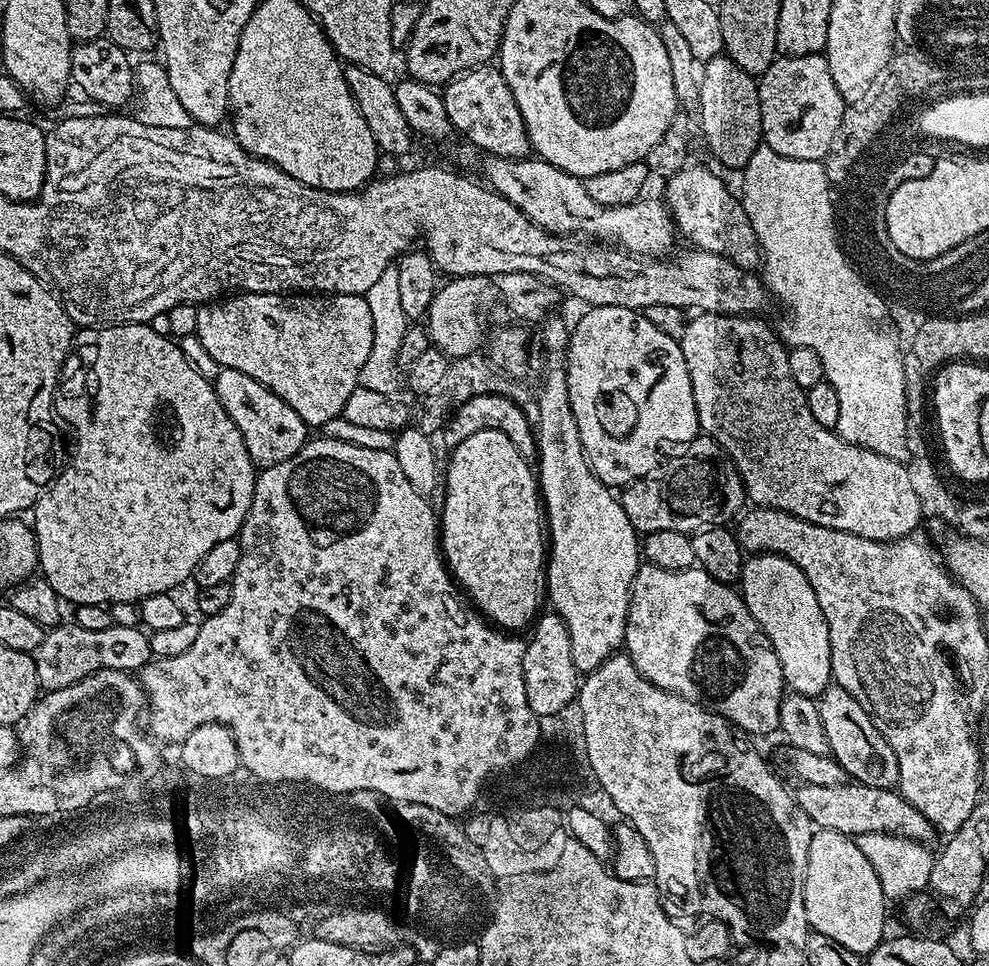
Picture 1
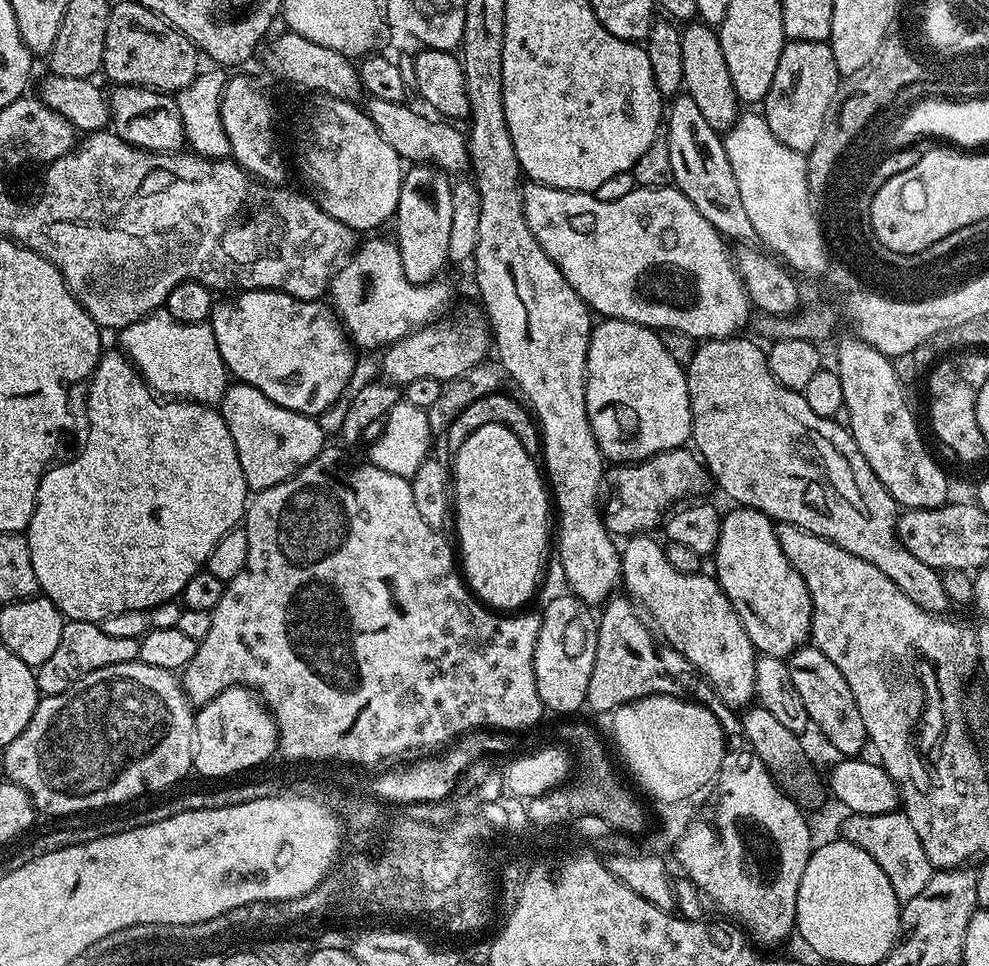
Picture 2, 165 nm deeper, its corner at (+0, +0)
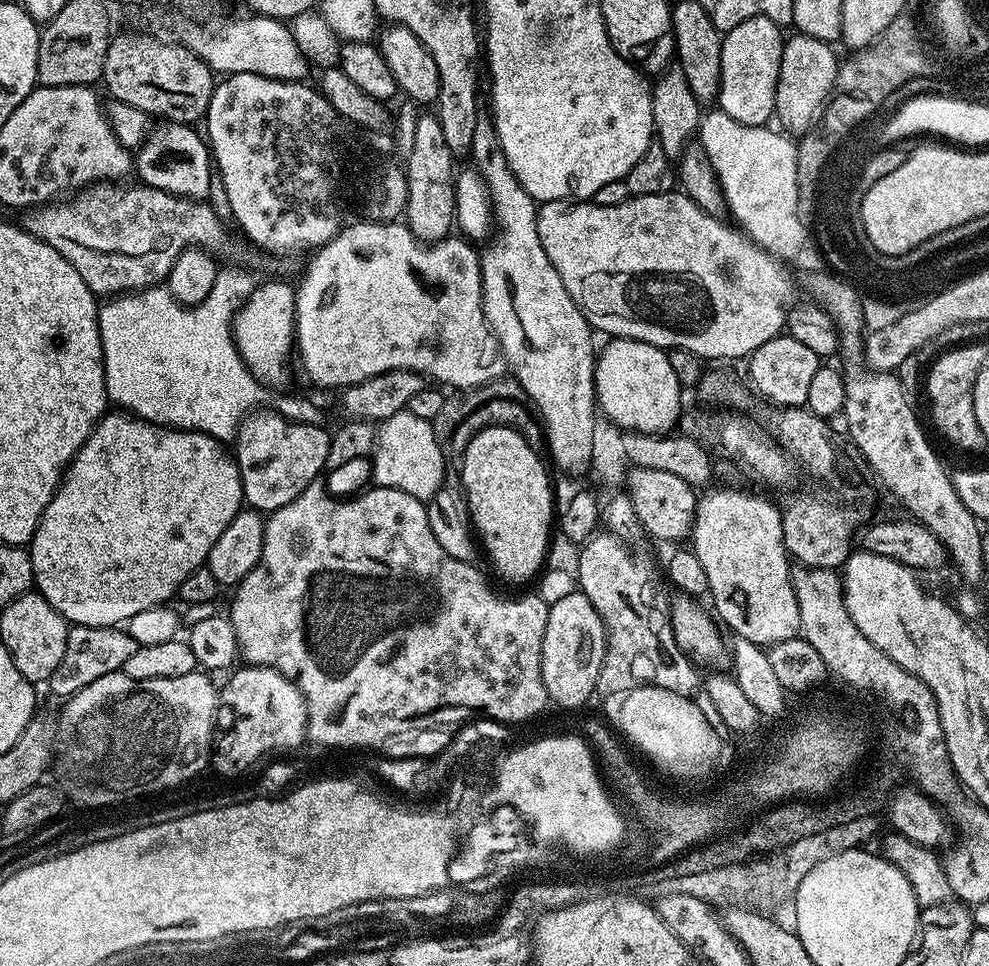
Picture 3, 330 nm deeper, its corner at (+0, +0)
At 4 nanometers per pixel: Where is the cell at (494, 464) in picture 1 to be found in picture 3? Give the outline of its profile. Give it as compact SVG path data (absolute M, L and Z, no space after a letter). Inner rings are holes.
M512 428L482 430L470 441L462 457L464 465L460 468L460 476L464 479L464 492L468 495L466 503L471 523L497 574L512 584L530 579L537 571L536 576L545 567L550 537L554 532L553 481L540 459L541 453L535 452Z

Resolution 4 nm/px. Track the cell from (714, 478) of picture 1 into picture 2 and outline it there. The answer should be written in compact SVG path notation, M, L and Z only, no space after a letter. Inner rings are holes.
M688 446L659 452L639 462L617 463L605 471L602 481L603 495L608 495L608 501L602 504L604 527L616 538L651 533L661 527L665 517L681 502L703 497L700 495L707 490L708 484L710 488L708 467Z

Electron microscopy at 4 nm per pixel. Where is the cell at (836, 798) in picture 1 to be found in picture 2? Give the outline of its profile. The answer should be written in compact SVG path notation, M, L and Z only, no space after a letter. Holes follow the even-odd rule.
M759 706L749 707L742 716L742 736L743 739L748 739L747 747L768 767L780 789L791 796L801 808L811 810L823 802L824 792L826 796L825 785L824 788L820 785L819 774L808 765L808 760L804 757L804 748L800 745L801 737L786 730L786 726L777 722L770 710Z

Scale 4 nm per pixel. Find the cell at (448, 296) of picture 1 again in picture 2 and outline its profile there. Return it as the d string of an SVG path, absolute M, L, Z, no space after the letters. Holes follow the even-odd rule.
M464 312L453 320L441 318L433 323L418 328L408 336L402 337L396 344L389 344L384 356L384 376L387 383L403 386L410 382L418 382L418 378L434 378L438 381L453 380L458 374L466 374L475 364L485 363L487 352L490 352L490 328L485 317L476 312Z

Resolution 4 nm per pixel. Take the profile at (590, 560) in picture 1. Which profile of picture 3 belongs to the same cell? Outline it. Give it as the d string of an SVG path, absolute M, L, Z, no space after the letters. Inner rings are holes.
M482 118L475 127L470 156L476 159L475 167L488 188L498 228L500 224L500 236L493 242L492 249L480 256L480 277L484 283L484 316L488 319L488 327L500 341L500 351L504 354L511 375L516 377L522 390L526 390L528 400L536 403L535 411L542 417L542 424L546 429L547 451L552 451L552 456L561 464L561 469L571 469L571 464L576 468L583 464L589 465L594 426L598 421L597 357L594 352L592 356L593 329L581 314L580 307L570 298L566 286L562 286L562 278L558 278L558 270L554 270L550 258L546 258L546 250L542 250L542 242L536 229L537 201L533 200L530 194L526 194L522 182L518 182L516 175L508 168L506 154L502 154L491 119Z

